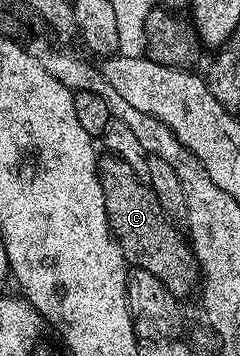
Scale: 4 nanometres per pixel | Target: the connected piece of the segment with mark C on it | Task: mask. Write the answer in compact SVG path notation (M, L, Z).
M106 157L98 161L97 175L103 188L109 227L126 263L143 272L151 272L151 276L155 276L155 280L159 280L167 292L179 300L185 300L199 286L197 258L186 235L173 227L176 225L165 215L165 210L159 208L159 200L155 200L155 192L149 187L148 181L142 181L131 164L121 157Z

